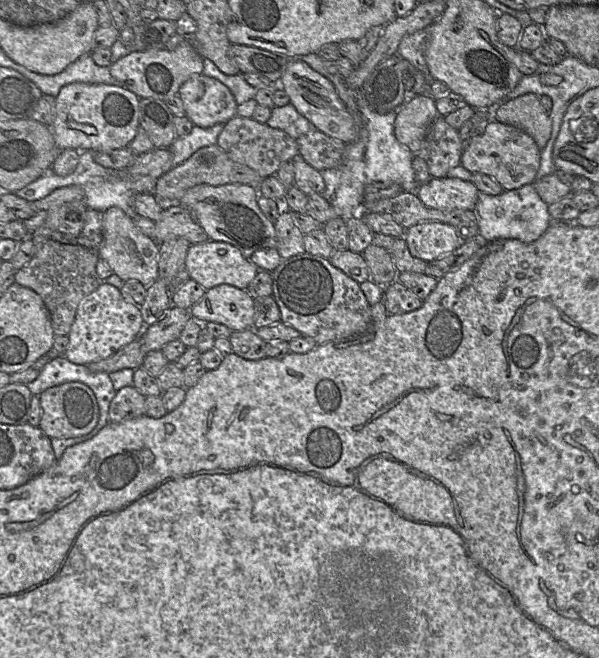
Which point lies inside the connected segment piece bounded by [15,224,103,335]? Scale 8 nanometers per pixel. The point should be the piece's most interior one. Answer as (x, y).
(63, 274)

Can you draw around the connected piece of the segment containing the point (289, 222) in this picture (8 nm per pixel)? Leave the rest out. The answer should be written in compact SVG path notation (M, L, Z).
M282 210L275 223L275 229L277 250L283 260L305 252L304 234L294 222L291 211Z

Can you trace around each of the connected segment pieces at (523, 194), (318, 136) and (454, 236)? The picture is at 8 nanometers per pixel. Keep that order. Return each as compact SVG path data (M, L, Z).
M534 184L518 189L503 190L499 195L488 195L479 191L475 213L478 217L479 238L484 242L497 239L517 239L532 243L539 239L554 222L545 203L535 190Z
M310 130L296 141L301 157L320 172L340 167L347 157L348 146L344 142L319 130Z
M436 221L410 227L404 238L411 255L427 263L452 253L462 243L455 227Z

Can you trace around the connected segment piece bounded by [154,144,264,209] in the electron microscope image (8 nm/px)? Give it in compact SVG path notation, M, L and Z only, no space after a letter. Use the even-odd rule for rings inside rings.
M215 144L200 148L183 163L162 175L156 182L154 198L163 209L166 209L171 206L181 205L179 202L185 192L199 184L220 186L241 183L258 188L263 179L255 170L233 161L225 151Z

